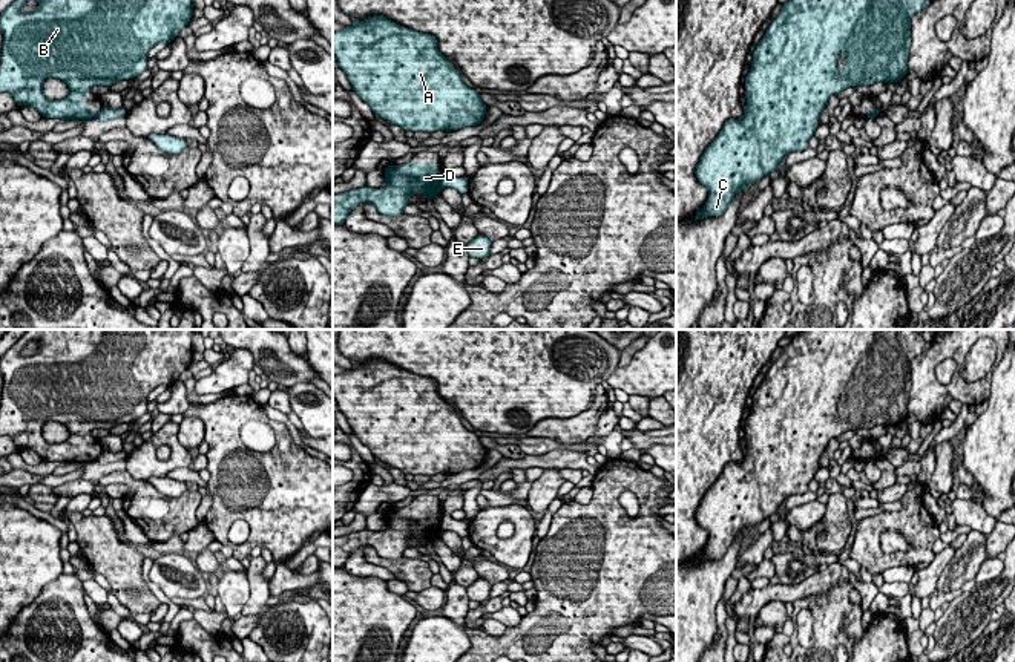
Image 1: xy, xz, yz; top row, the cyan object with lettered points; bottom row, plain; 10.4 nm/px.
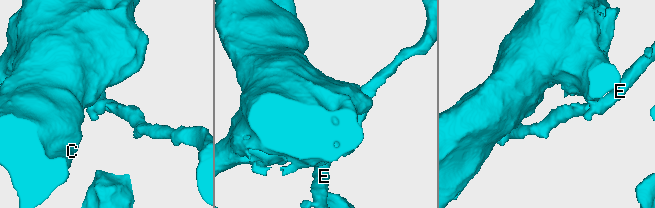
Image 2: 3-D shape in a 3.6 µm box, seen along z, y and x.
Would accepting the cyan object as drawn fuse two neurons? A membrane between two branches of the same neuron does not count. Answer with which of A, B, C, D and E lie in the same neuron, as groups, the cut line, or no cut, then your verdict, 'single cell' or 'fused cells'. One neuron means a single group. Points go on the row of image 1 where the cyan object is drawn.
groups A B C D / E; cut xz (442, 176), (440, 187); fused cells

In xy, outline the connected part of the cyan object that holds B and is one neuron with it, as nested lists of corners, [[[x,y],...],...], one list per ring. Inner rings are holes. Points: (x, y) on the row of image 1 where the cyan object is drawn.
[[[14,0],[0,14],[3,34],[0,55],[0,92],[14,97],[18,107],[31,106],[44,118],[92,120],[98,112],[90,112],[84,95],[90,87],[112,86],[113,83],[138,77],[147,69],[147,52],[155,44],[167,44],[189,25],[193,15],[192,0],[38,0],[34,12],[23,14],[28,0]],[[48,77],[64,81],[71,90],[63,100],[49,101],[43,93]]]

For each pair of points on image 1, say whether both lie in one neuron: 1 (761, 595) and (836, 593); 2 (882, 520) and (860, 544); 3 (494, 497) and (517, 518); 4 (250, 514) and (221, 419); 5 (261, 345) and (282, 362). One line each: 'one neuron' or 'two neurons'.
1: two neurons
2: one neuron
3: two neurons
4: one neuron
5: one neuron

